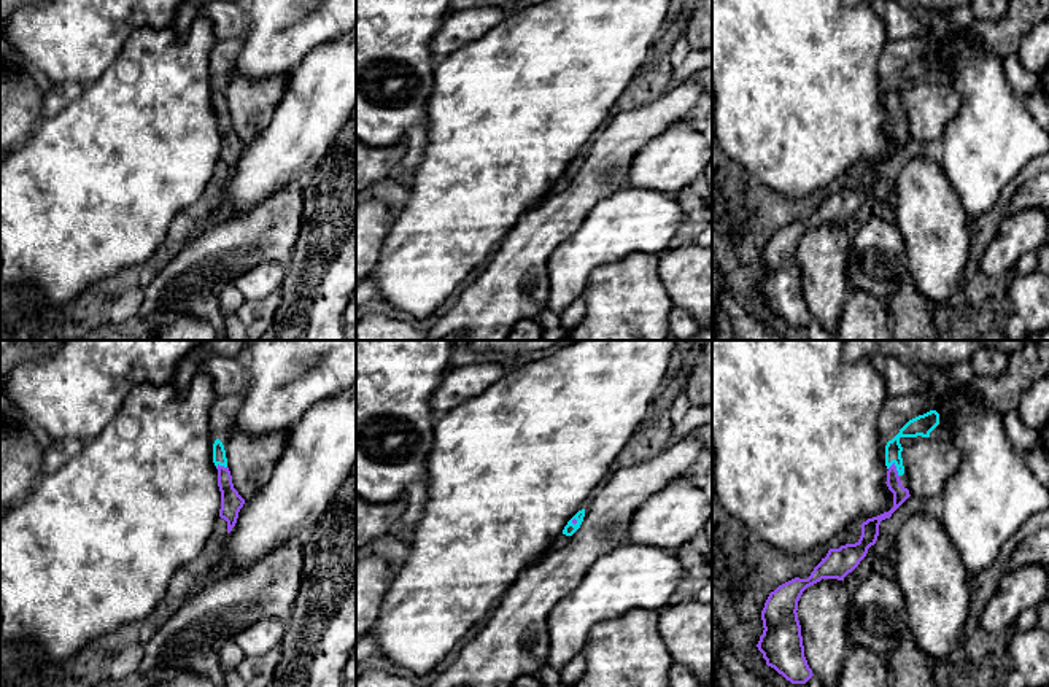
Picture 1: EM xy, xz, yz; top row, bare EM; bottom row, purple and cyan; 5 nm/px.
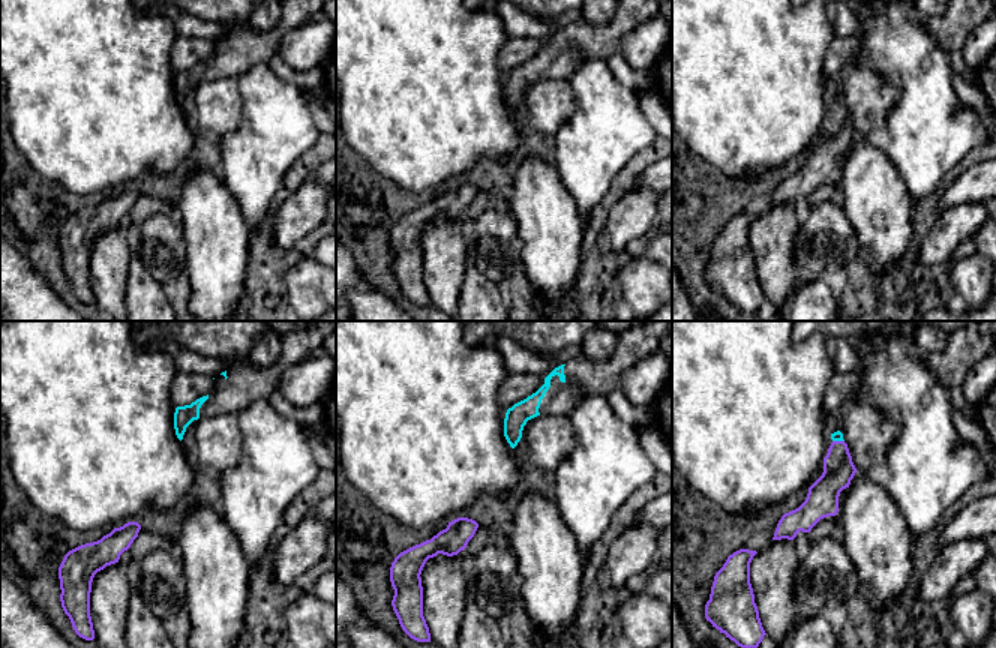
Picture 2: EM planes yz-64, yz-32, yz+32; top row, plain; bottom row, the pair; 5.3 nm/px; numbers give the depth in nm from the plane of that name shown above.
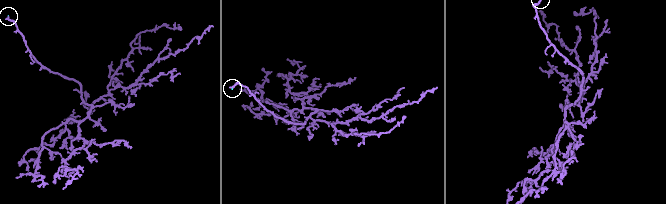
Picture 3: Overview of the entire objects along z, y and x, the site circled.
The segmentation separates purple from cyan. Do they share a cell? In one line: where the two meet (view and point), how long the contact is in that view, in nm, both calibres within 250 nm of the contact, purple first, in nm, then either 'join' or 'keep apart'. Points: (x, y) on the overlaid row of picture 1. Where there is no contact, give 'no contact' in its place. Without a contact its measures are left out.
contact yz (895, 469); length 80 nm; calibres 80 and 100 nm; join

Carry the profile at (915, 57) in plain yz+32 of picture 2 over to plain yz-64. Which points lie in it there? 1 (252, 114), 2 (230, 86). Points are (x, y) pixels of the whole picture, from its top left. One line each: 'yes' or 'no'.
1: yes
2: no

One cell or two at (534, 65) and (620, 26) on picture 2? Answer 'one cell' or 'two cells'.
one cell

